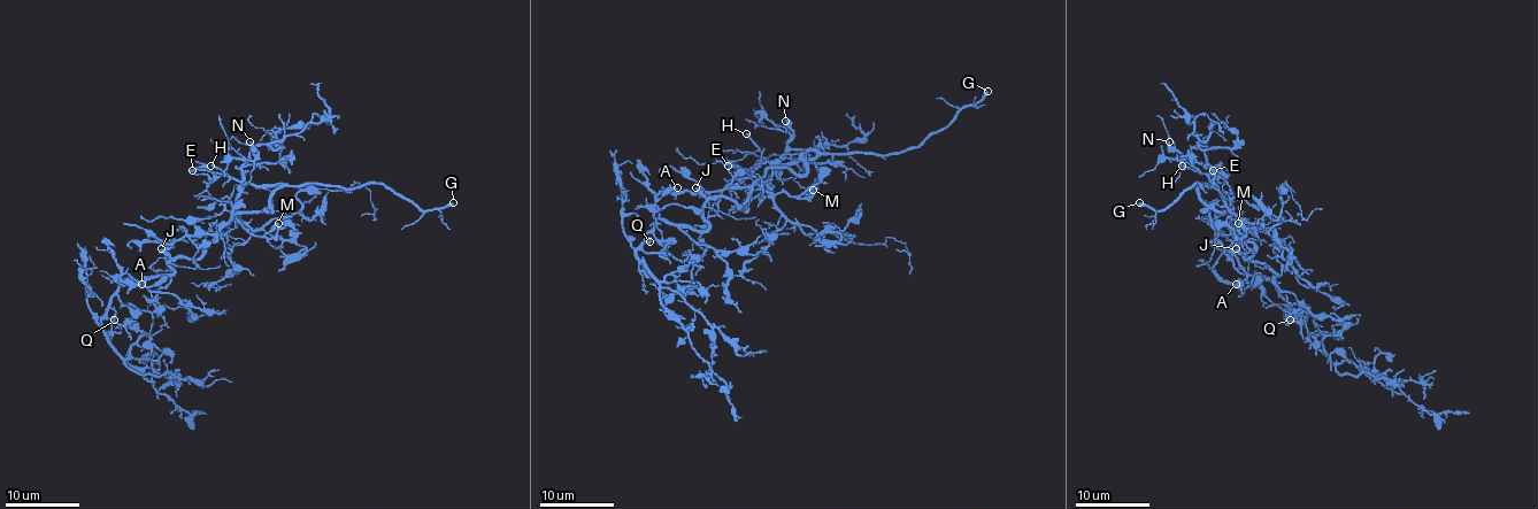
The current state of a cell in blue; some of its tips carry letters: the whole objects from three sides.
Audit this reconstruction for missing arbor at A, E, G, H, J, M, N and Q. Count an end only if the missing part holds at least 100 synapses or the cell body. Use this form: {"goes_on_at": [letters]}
{"goes_on_at": ["G"]}

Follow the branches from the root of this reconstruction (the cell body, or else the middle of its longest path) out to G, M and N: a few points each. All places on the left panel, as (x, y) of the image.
G: (174, 260), (198, 259), (237, 214), (270, 211), (273, 193), (285, 185), (384, 184), (421, 209), (453, 202)
M: (174, 260), (198, 259), (205, 244), (239, 223), (255, 236), (264, 236), (278, 223)
N: (174, 260), (198, 259), (205, 244), (237, 223), (233, 206), (243, 166), (252, 148), (258, 154), (250, 141)

